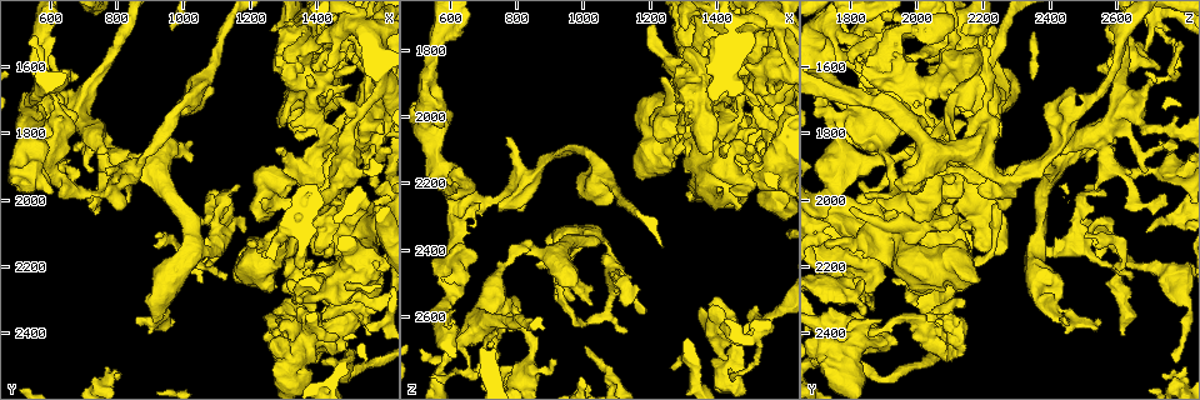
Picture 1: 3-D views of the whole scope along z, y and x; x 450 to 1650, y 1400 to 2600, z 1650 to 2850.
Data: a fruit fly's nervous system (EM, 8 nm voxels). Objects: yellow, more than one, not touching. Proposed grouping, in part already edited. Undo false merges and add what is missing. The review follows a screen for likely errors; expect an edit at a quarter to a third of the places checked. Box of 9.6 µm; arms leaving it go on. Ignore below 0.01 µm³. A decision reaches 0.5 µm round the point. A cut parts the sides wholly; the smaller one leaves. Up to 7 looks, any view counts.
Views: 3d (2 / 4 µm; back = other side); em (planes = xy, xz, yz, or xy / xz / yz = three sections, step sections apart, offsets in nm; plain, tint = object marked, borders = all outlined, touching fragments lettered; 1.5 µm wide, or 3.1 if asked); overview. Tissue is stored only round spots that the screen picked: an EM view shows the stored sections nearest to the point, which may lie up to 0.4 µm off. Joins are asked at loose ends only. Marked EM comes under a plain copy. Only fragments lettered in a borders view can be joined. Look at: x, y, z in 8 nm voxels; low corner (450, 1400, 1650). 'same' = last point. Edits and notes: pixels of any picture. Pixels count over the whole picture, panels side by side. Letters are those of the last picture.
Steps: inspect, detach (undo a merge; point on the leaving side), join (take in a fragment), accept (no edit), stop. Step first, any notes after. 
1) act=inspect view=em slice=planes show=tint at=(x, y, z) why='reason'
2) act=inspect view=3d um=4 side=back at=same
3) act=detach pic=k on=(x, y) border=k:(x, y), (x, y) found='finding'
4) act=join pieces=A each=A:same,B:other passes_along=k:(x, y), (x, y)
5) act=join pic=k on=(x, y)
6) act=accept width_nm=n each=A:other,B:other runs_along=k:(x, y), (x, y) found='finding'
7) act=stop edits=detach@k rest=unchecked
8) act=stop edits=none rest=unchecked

act=inspect view=3d um=4 at=(1270, 2360, 2000) why='thick turns thin'

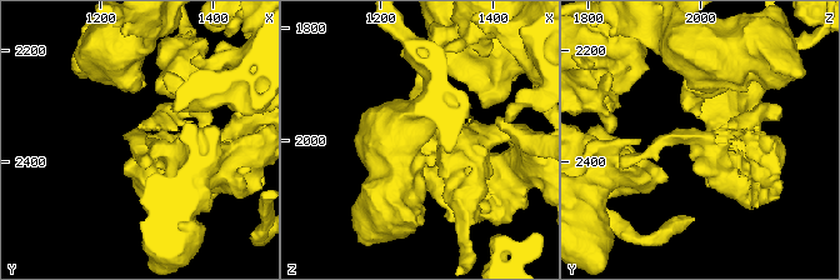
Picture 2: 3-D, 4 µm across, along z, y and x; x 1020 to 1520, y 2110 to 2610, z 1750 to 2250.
act=inspect view=em slice=planes show=borders at=(1265, 2360, 2000) arm_widths_nm=200,360 why='need the tissue'

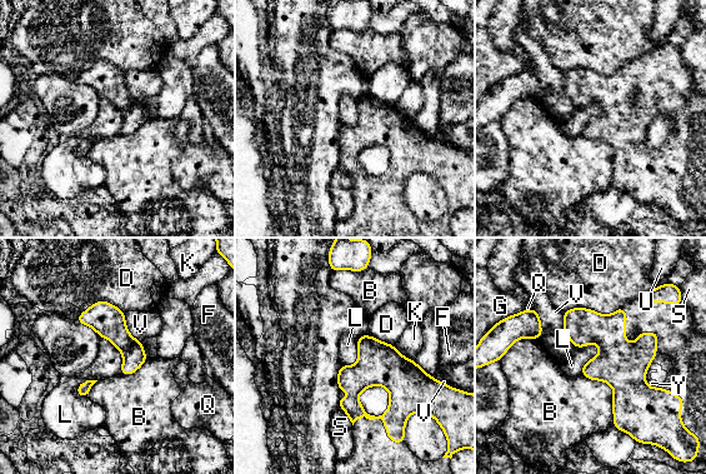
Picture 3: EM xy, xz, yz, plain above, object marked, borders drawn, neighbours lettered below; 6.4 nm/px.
act=accept each=B:other,D:other,F:other,G:other,K:other,L:other,Q:other,S:other,U:other,V:other,Y:other border=3:(595, 342), (599, 353), (580, 374) found='all the same neuron'

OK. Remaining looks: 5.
act=inspect view=3d um=4 at=(1400, 1500, 2210) why='branch stops here'

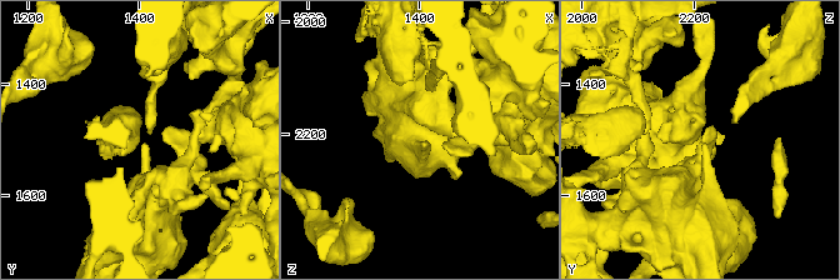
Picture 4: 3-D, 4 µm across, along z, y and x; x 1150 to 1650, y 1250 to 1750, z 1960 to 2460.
act=inspect view=em slice=planes show=borders at=(1405, 1505, 2215) why='now the EM'

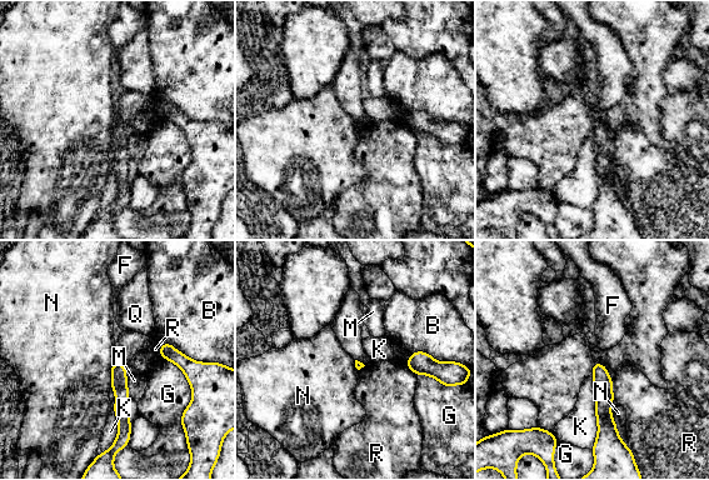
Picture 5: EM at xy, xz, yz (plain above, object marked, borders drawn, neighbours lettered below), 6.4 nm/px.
act=accept longest_contact=K:460nm each=B:other,F:other,G:other,K:other,M:other,N:other,Q:other,R:other found='no lettered fragment goes on from it'

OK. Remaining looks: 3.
act=inspect view=em slice=xy step=8 show=tint at=(980, 1830, 2500) why='calibre changes'

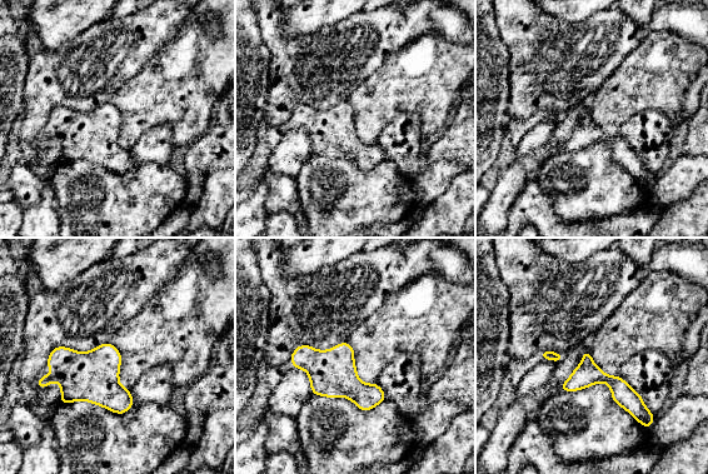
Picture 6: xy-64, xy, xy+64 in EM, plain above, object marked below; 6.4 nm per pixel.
act=inspect view=em slice=planes show=borders at=same

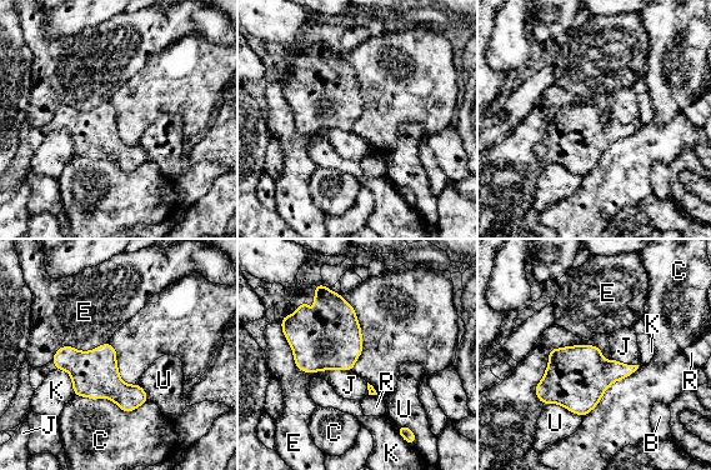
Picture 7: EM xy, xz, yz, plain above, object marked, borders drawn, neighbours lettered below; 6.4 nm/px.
act=accept longest_contact=C:480nm each=B:other,C:other,E:other,J:other,K:other,R:other,U:other border=7:(326, 369), (351, 371) found='all the same neuron'

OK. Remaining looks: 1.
act=stop edits=none rest=unchecked

